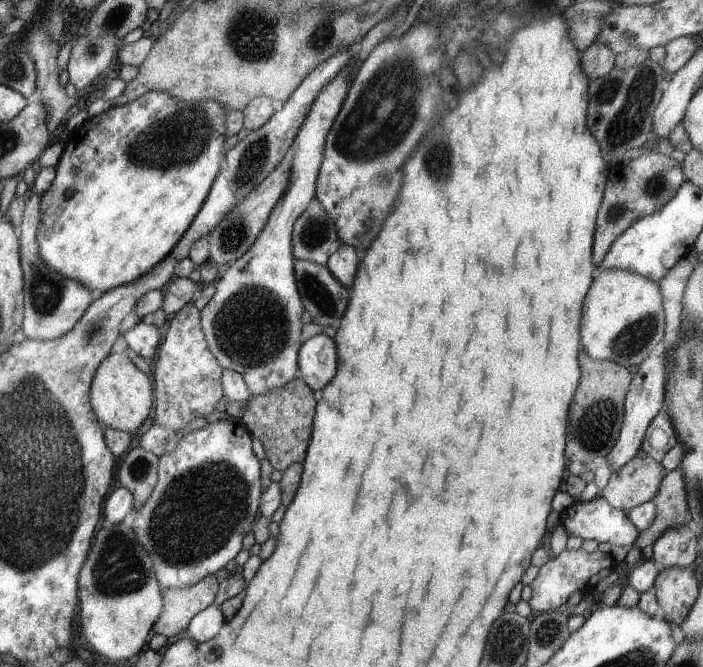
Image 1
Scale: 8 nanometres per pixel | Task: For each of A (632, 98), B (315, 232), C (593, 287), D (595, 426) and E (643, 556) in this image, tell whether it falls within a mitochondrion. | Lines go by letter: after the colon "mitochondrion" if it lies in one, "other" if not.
A: mitochondrion
B: mitochondrion
C: other
D: mitochondrion
E: other

